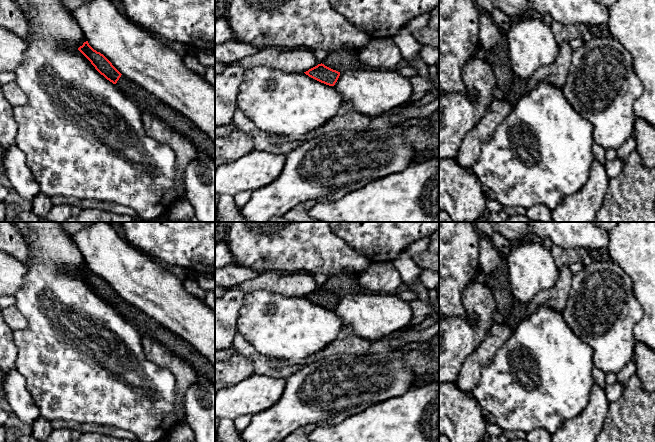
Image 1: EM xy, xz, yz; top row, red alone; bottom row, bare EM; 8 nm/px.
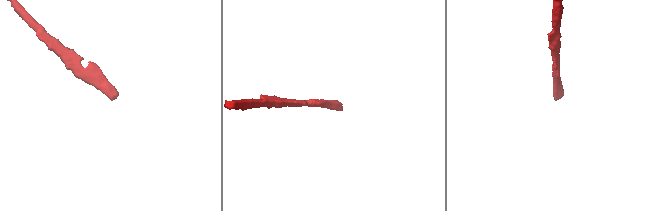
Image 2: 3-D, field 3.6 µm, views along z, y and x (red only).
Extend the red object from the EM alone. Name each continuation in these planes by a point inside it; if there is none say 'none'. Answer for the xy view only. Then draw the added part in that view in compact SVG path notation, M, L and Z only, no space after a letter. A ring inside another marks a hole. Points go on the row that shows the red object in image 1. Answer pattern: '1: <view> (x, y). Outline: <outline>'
1: xy (147, 103). Outline: M121 75L116 85L140 109L142 114L150 113L162 120L173 130L189 138L195 149L204 152L215 161L215 142L190 120L123 75Z

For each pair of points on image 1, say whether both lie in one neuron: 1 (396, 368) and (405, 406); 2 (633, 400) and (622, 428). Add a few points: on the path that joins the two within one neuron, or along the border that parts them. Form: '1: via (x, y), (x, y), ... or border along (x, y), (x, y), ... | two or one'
1: border along (412, 387), (404, 393), (387, 398), (380, 403) | two
2: via (633, 407), (633, 416), (629, 421) | one

